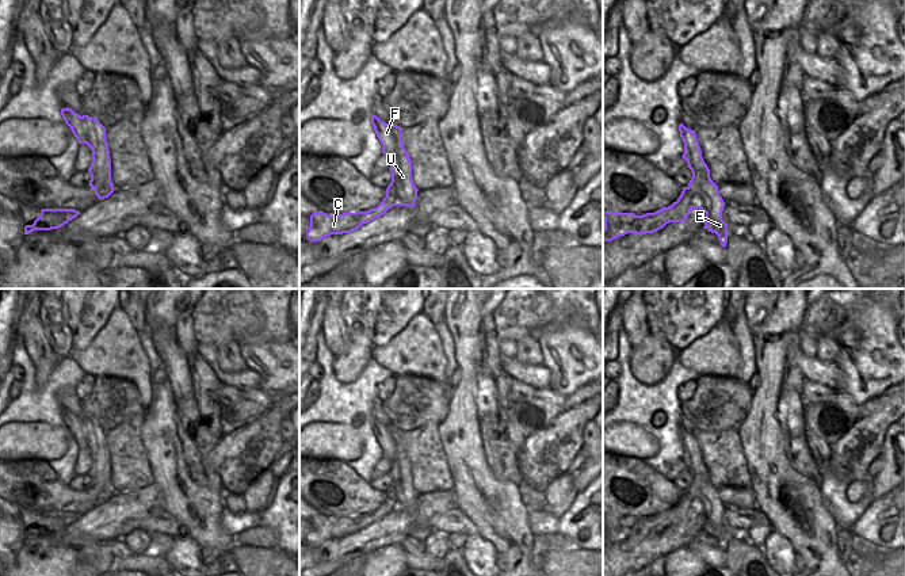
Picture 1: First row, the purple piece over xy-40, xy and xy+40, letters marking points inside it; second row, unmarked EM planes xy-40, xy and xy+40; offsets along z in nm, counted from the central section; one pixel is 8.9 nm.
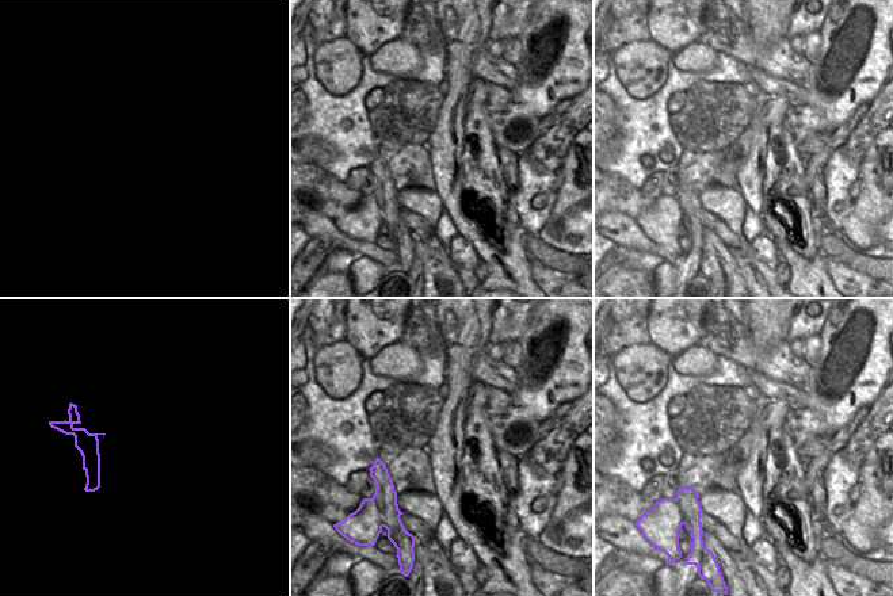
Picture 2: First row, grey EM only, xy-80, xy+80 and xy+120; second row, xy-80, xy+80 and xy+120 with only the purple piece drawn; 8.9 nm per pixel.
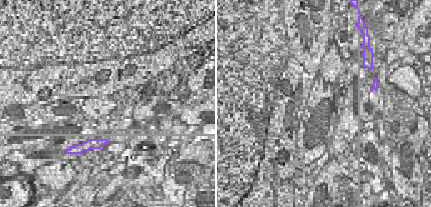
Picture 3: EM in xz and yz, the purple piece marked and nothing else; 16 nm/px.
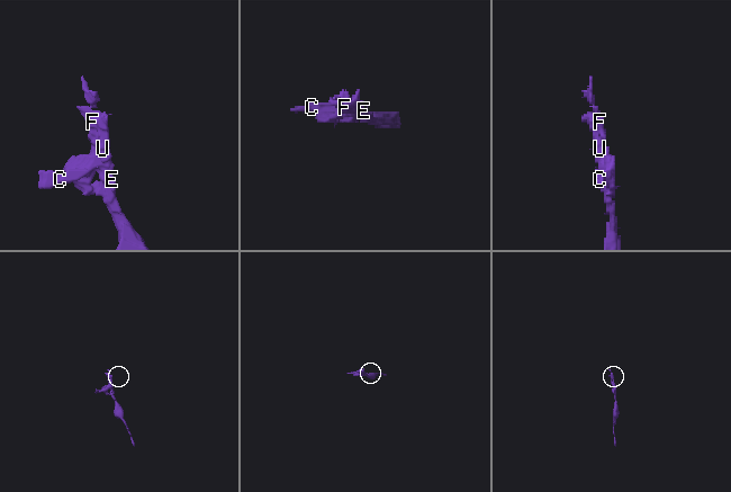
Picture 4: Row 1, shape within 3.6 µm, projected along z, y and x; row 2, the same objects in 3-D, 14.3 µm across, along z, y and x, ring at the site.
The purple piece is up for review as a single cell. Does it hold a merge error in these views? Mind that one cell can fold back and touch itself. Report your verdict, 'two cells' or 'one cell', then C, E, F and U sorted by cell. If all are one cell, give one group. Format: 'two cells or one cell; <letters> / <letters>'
two cells; C / E F U

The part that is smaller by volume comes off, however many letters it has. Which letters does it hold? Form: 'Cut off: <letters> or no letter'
Cut off: C

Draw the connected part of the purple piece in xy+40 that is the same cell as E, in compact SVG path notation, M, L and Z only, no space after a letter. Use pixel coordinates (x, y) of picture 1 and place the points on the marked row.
M679 125L680 137L684 142L683 159L692 172L688 190L694 194L695 207L706 213L704 229L718 236L721 245L728 243L728 224L722 220L725 202L718 194L718 186L710 178L710 169L702 157L695 130Z

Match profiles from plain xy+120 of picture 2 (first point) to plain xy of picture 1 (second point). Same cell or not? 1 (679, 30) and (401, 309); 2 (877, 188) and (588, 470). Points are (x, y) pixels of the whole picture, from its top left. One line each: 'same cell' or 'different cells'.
1: same cell
2: same cell

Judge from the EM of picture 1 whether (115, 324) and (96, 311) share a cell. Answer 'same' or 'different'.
different

